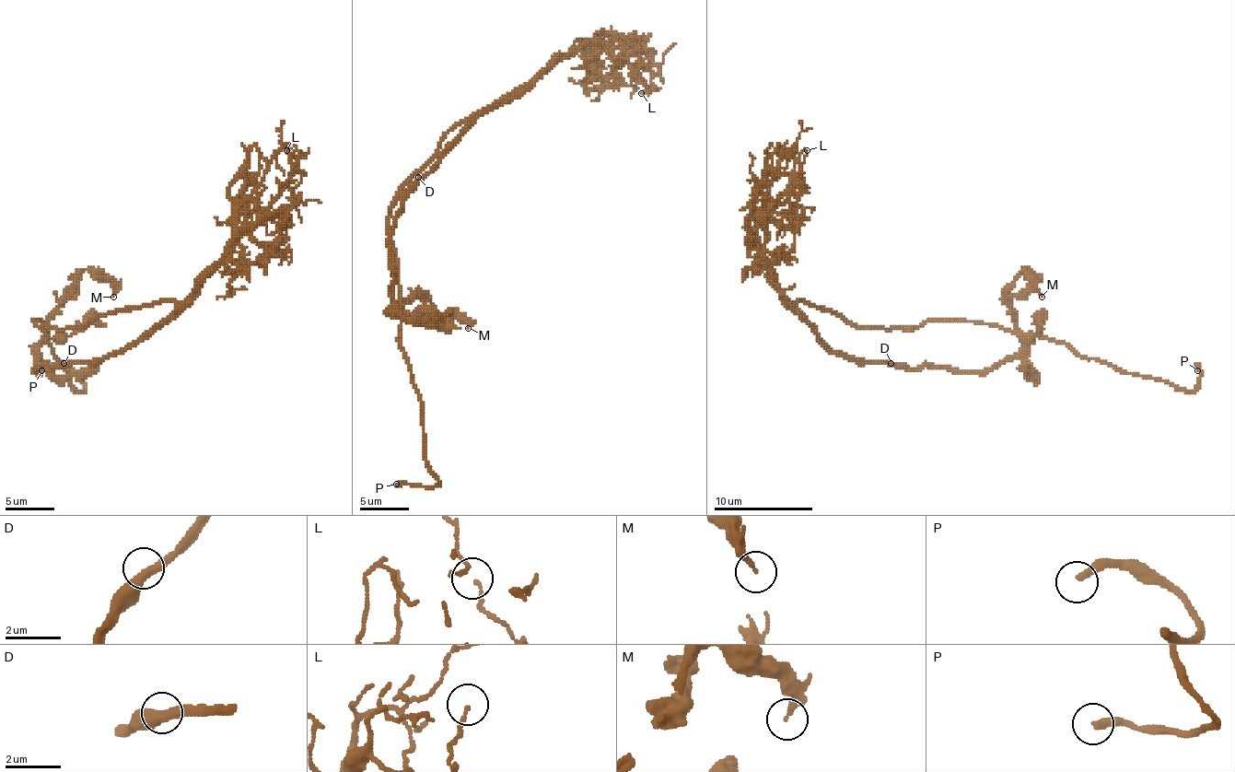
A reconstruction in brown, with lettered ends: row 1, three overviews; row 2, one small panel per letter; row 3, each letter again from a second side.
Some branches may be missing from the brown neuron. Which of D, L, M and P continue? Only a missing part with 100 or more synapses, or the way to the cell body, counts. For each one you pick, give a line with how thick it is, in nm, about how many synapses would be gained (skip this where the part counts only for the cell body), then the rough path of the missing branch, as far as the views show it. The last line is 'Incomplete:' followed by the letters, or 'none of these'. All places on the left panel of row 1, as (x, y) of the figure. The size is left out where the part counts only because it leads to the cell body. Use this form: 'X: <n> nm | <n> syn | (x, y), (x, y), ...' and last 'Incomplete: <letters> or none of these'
P: 280 nm
Incomplete: P

